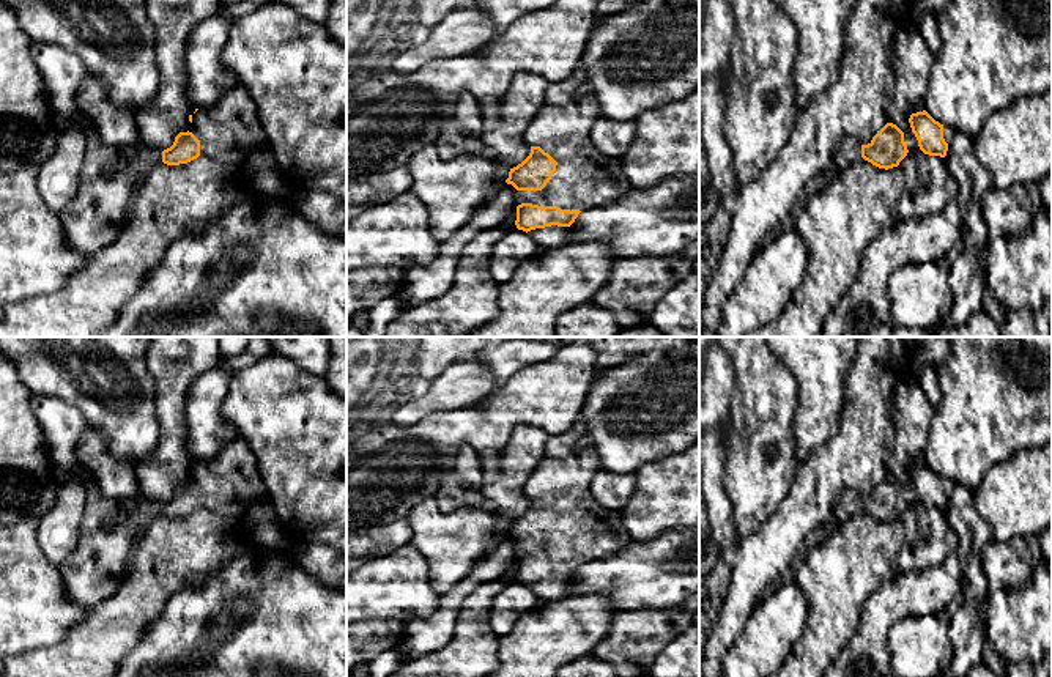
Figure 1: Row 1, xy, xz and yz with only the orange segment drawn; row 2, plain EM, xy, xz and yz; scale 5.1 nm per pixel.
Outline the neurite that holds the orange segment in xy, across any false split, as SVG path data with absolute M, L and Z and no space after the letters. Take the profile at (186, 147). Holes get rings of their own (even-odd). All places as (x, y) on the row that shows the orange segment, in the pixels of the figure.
M239 85L227 91L214 105L195 109L189 115L191 128L180 132L170 148L162 151L162 162L167 165L187 164L198 156L217 159L228 168L243 168L246 156L266 142L266 134L257 115L257 105L249 91Z

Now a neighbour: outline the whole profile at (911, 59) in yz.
M906 25L896 30L890 46L895 85L885 112L902 132L912 131L910 115L924 110L932 60L934 55L918 30Z

